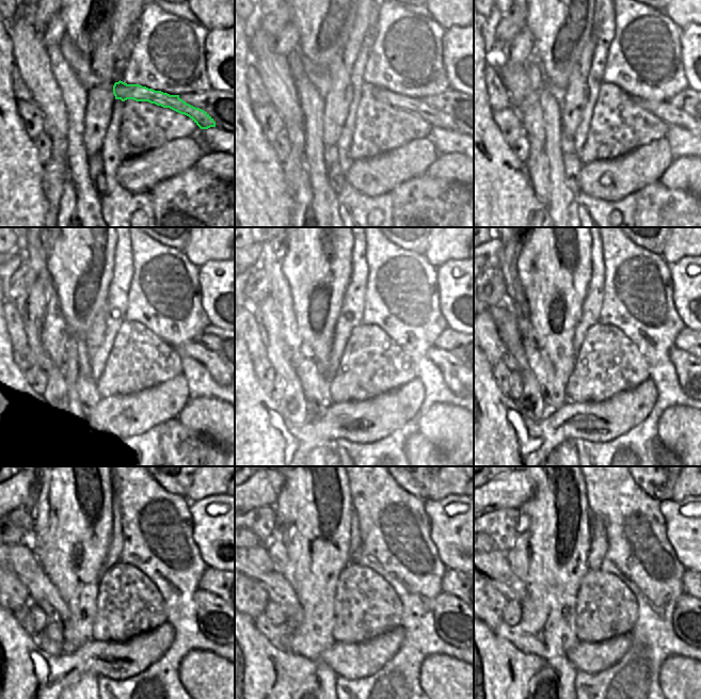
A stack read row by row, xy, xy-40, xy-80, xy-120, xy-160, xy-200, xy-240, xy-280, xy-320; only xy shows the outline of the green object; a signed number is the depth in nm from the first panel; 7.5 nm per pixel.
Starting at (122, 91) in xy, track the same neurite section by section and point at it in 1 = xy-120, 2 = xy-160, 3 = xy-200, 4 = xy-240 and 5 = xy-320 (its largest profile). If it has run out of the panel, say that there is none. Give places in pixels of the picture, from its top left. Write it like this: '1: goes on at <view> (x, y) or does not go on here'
1: goes on at xy-120 (195, 350)
2: goes on at xy-160 (451, 368)
3: goes on at xy-200 (690, 371)
4: goes on at xy-240 (212, 613)
5: goes on at xy-320 (690, 621)

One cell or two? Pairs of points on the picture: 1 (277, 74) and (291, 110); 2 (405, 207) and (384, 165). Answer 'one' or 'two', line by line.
1: one
2: two

